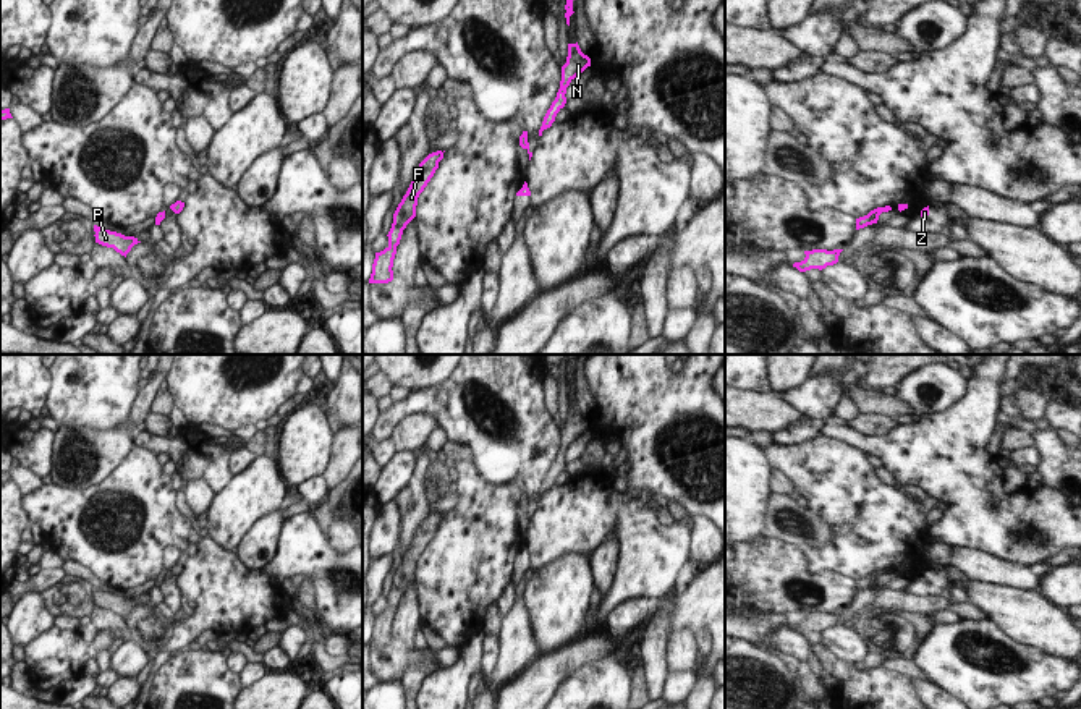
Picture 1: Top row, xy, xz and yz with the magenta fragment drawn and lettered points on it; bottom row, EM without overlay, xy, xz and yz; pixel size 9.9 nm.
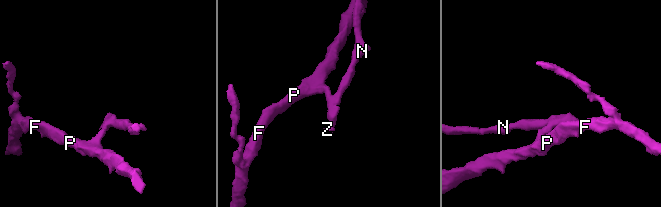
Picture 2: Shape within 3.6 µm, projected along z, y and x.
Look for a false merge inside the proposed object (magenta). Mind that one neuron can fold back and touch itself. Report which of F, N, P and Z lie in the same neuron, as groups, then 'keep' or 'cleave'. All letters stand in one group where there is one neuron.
groups F N P Z; keep

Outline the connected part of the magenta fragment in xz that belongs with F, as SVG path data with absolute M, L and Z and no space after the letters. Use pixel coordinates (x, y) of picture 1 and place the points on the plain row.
M437 513L429 516L418 529L416 537L403 558L401 565L398 567L393 576L393 586L388 594L388 609L375 615L375 622L372 626L372 636L369 646L388 646L393 643L393 622L396 617L396 609L400 607L403 592L406 588L416 580L416 568L418 560L434 539L435 533L439 531L439 524L443 521L443 515Z

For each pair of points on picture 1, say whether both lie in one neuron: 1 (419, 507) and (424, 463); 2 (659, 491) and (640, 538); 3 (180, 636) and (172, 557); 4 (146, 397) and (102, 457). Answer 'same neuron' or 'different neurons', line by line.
1: same neuron
2: different neurons
3: different neurons
4: same neuron

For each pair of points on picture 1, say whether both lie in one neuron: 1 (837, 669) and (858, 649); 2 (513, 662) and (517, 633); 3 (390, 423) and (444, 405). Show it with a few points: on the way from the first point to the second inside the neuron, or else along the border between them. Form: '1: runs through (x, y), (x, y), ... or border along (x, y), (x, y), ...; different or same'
1: border along (821, 643), (839, 659), (853, 664); different
2: runs through (513, 656), (517, 640); same
3: runs through (403, 410), (410, 405), (431, 405); same

